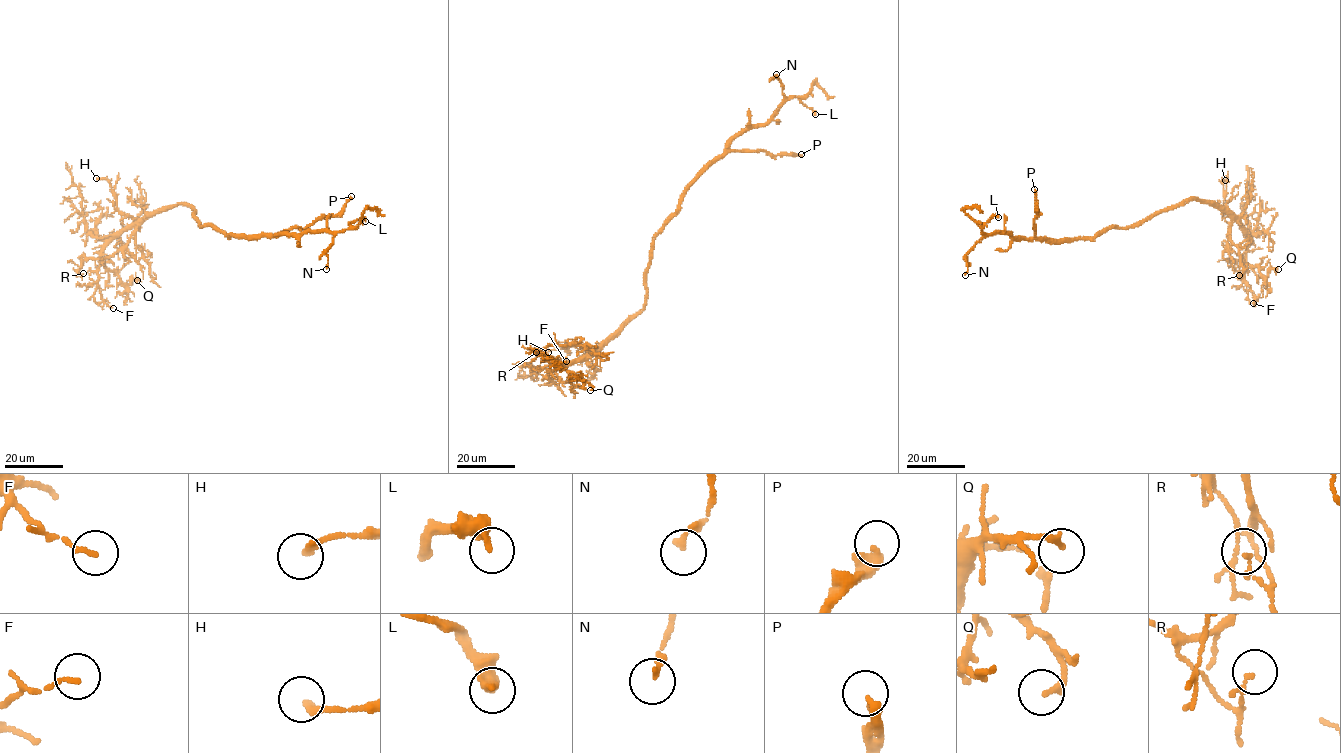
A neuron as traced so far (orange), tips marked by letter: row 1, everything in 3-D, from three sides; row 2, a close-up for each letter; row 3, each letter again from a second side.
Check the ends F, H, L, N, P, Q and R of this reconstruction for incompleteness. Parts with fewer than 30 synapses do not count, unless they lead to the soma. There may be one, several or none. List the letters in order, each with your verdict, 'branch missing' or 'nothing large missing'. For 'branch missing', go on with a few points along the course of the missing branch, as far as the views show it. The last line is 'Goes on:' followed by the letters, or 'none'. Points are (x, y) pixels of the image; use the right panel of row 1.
F: nothing large missing
H: nothing large missing
L: nothing large missing
N: nothing large missing
P: branch missing
Q: nothing large missing
R: nothing large missing
Goes on: P

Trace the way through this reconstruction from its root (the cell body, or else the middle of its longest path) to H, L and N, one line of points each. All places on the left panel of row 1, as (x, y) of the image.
H: (201, 225), (194, 210), (187, 204), (157, 209), (141, 218), (130, 217), (118, 210), (111, 184), (96, 178)
L: (201, 225), (209, 224), (226, 236), (240, 234), (253, 237), (342, 232), (351, 222), (362, 218), (365, 221)
N: (201, 225), (209, 224), (226, 236), (240, 234), (253, 237), (326, 231), (334, 236), (327, 251), (326, 269)

